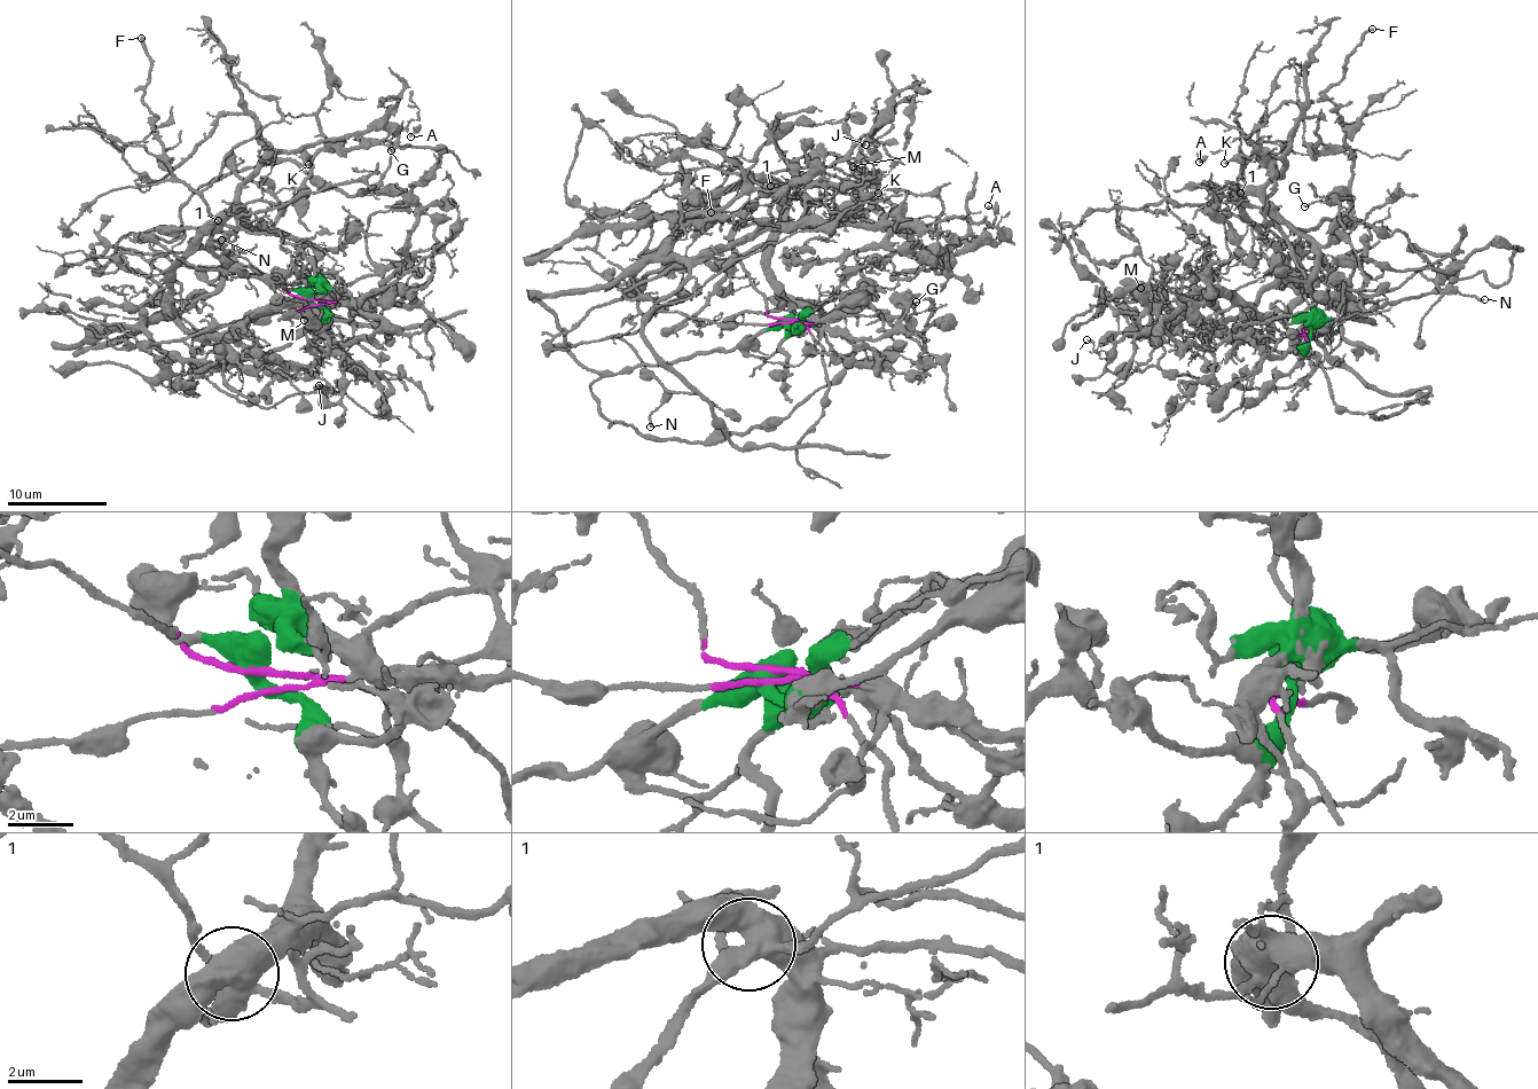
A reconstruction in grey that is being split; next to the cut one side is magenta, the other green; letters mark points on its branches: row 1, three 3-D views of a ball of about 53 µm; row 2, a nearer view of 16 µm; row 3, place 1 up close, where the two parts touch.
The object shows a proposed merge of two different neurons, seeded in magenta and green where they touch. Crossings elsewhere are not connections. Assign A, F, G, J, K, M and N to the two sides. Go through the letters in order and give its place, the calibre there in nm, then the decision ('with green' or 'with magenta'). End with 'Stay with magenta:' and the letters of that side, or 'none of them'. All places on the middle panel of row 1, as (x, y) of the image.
A: at (988, 205); 130 nm thick; with green
F: at (711, 212); 240 nm thick; with magenta
G: at (916, 302); 120 nm thick; with green
J: at (865, 145); 160 nm thick; with green
K: at (878, 193); 120 nm thick; with green
M: at (853, 166); 100 nm thick; with green
N: at (650, 427); 170 nm thick; with magenta
Stay with magenta: F, N

